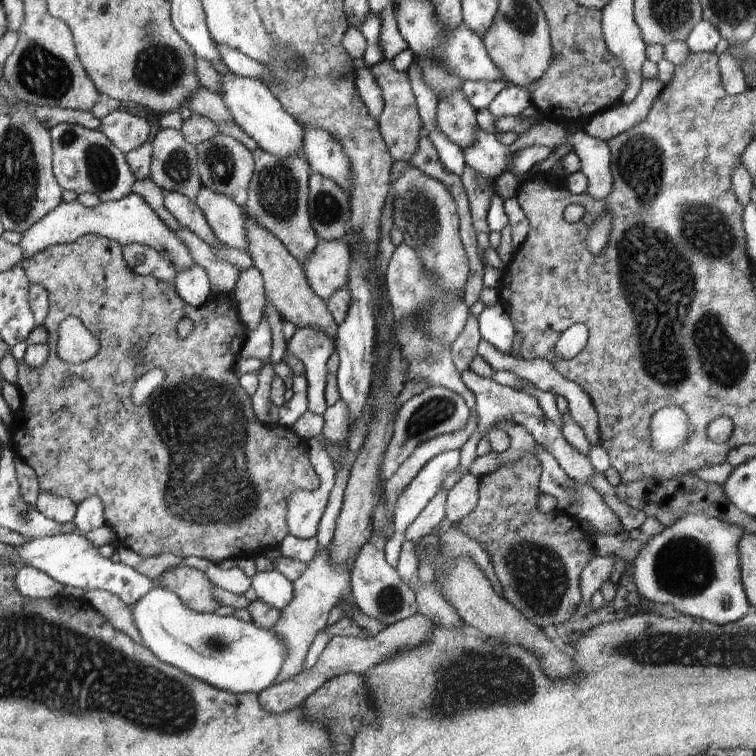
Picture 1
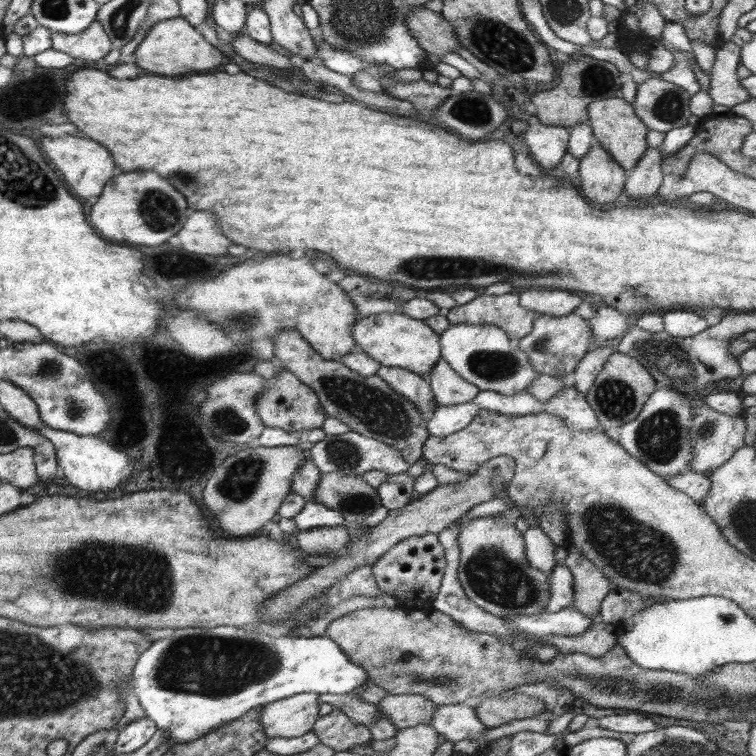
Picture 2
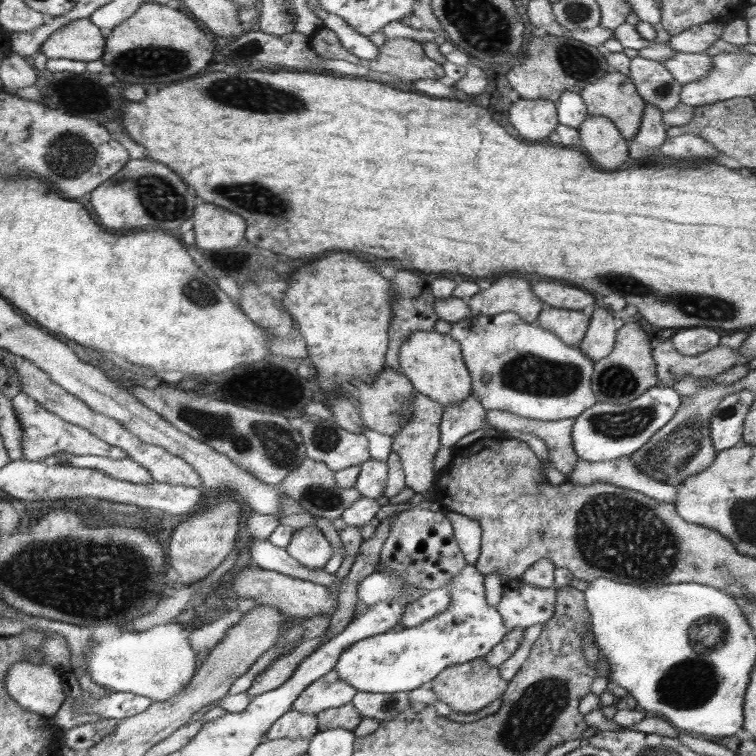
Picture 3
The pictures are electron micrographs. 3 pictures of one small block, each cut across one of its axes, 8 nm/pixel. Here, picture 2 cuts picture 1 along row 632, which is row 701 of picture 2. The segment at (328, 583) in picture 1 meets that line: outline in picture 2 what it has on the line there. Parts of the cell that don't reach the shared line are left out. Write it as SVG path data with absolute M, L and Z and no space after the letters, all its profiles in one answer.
M301 693L264 705L259 721L267 738L294 738L313 730L319 697L316 693Z

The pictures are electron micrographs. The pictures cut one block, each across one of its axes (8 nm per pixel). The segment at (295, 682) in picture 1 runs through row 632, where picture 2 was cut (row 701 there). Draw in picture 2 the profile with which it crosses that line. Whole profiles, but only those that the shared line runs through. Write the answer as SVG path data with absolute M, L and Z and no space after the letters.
M416 694L384 696L377 708L398 729L418 724L430 725L437 709L432 701Z

